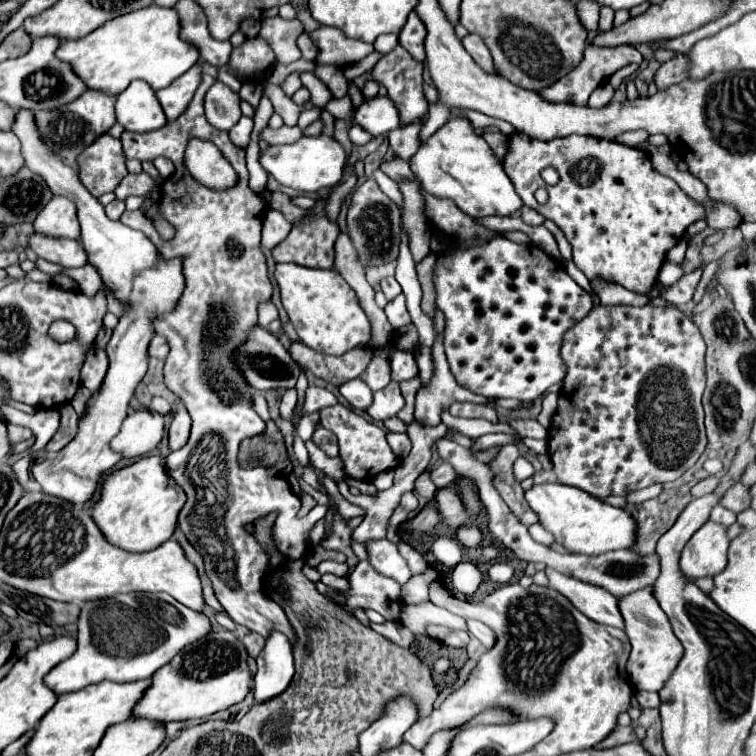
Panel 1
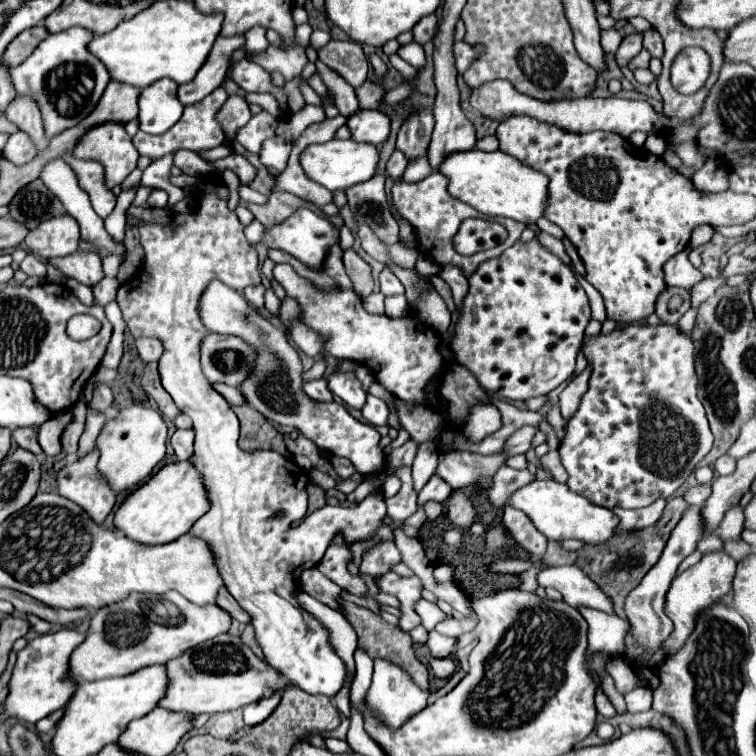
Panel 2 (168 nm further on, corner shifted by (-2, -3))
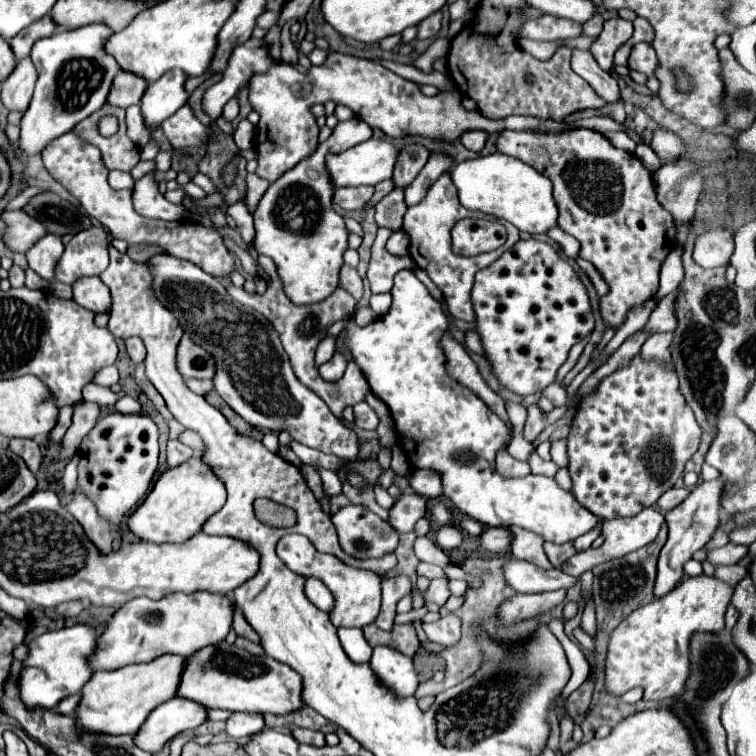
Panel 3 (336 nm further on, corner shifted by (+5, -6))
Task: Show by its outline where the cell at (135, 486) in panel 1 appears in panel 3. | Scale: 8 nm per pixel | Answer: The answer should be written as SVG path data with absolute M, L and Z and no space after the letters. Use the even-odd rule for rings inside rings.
M191 457L179 467L165 471L143 505L129 517L129 529L143 541L151 543L185 543L191 539L203 523L225 505L225 485L217 475L203 465L201 457Z

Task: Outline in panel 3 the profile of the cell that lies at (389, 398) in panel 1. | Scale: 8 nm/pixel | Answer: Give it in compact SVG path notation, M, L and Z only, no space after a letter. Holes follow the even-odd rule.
M363 401L357 403L353 407L353 411L355 411L355 425L357 427L361 427L361 429L377 429L379 417L375 415L375 411L367 403L363 403Z

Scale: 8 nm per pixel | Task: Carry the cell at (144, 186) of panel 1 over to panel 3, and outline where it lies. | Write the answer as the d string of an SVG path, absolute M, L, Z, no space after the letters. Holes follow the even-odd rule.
M139 161L139 163L133 167L131 175L133 175L133 179L141 179L143 175L147 175L147 173L151 173L151 171L155 171L155 161Z

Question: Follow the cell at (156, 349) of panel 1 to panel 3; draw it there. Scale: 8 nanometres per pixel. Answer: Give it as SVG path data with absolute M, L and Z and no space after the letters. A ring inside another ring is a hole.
M129 337L125 339L125 345L127 345L127 353L133 363L141 363L145 359L145 345L141 337Z

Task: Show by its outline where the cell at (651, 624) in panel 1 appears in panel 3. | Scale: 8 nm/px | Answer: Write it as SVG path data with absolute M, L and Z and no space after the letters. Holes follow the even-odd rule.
M713 479L713 481L701 481L695 489L691 489L689 497L677 505L675 509L665 513L667 527L669 527L669 539L665 547L661 549L659 557L659 571L657 571L657 581L655 581L655 595L663 597L667 595L683 577L683 565L691 559L691 555L699 549L705 547L705 543L713 537L717 523L719 523L719 507L721 507L721 497L725 491L725 479Z

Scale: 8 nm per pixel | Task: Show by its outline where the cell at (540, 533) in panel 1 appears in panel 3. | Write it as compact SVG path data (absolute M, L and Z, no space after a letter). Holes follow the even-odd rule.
M601 521L597 523L595 529L591 529L591 531L585 533L585 535L581 535L581 539L575 539L575 549L577 549L577 551L585 551L585 549L589 549L591 543L593 543L599 535L601 535Z

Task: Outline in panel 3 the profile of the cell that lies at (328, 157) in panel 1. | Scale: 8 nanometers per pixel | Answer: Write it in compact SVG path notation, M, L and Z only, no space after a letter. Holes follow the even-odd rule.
M369 139L337 155L327 155L327 169L335 187L377 185L391 179L399 149L385 139Z

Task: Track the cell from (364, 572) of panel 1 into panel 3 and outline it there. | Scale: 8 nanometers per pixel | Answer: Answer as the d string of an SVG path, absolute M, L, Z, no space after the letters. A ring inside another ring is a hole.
M433 579L431 585L429 585L429 589L423 591L423 597L429 599L429 601L435 601L439 607L443 607L443 605L447 603L447 599L451 597L451 593L449 593L449 585L447 585L447 579Z

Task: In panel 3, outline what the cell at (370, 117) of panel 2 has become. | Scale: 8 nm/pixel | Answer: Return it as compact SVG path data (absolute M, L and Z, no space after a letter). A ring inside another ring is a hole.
M357 117L337 123L331 137L319 143L313 155L305 157L305 161L297 163L289 173L283 173L269 185L253 213L257 231L255 249L275 261L285 295L297 305L323 301L339 287L339 269L343 265L343 253L349 247L345 221L331 207L333 181L325 169L325 155L351 149L371 139L371 133L373 129Z

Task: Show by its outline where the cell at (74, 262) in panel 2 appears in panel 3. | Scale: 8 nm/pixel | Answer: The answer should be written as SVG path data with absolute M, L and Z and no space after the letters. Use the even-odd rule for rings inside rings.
M83 277L75 281L73 299L93 313L109 313L111 309L109 287L99 277Z

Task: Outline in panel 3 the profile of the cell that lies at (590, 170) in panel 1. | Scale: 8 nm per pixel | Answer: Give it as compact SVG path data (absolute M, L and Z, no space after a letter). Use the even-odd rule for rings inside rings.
M575 129L559 135L545 135L535 131L503 131L497 139L497 151L515 157L551 179L553 197L559 207L559 227L581 243L581 257L591 261L609 283L609 295L601 297L603 319L619 327L629 309L645 303L657 293L659 267L675 245L675 219L655 199L655 183L641 165L641 161L627 151L613 147L601 133L591 129Z

